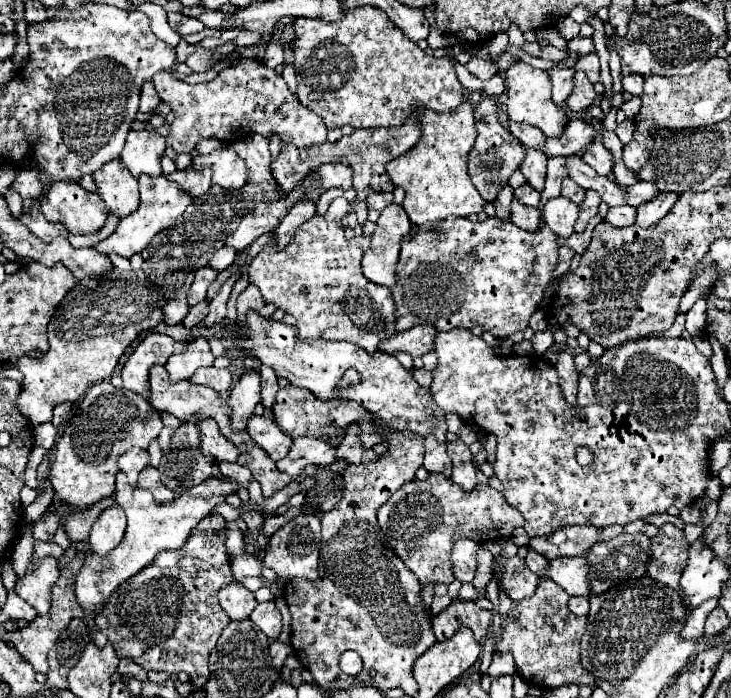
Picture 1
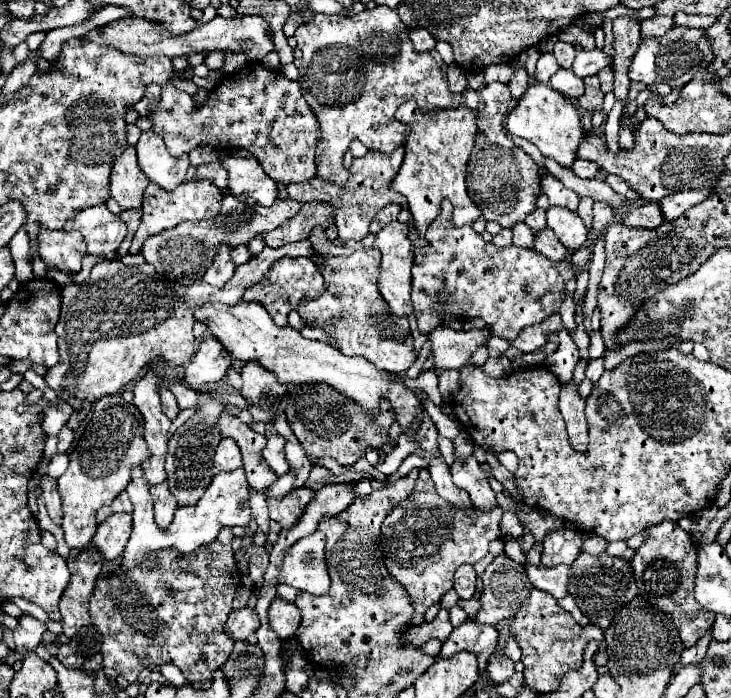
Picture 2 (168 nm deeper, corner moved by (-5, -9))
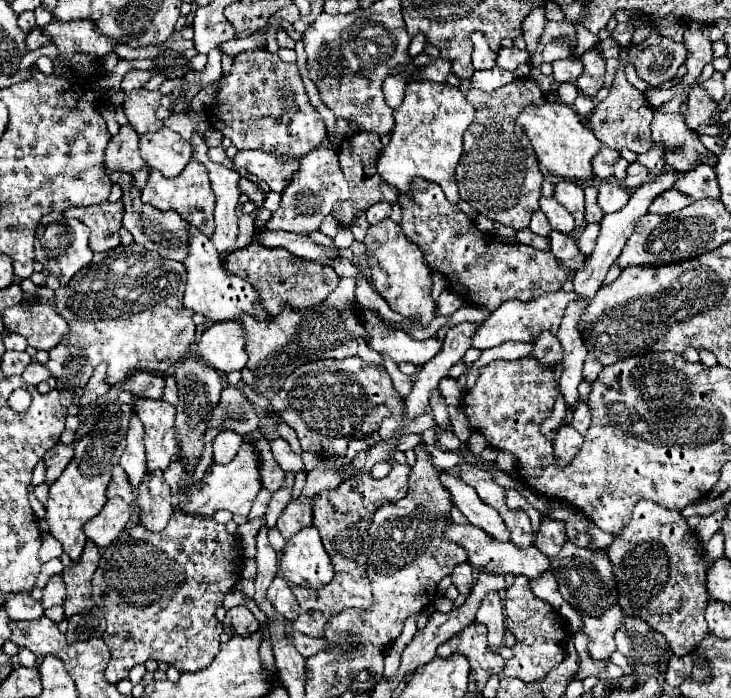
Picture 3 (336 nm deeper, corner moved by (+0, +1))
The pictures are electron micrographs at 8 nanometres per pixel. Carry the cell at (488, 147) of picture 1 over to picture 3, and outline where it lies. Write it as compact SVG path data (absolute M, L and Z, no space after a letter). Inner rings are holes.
M529 77L515 79L511 85L505 85L493 93L485 93L479 89L469 89L467 101L475 107L475 119L465 131L465 143L463 143L463 155L459 159L455 179L459 187L459 197L467 201L477 213L485 215L491 221L499 221L513 229L525 229L531 221L531 213L539 209L541 199L541 187L543 187L543 175L539 171L539 161L535 157L535 151L531 149L531 141L523 129L517 129L515 117L519 117L519 109L523 105L539 105L543 101L543 91L535 81Z

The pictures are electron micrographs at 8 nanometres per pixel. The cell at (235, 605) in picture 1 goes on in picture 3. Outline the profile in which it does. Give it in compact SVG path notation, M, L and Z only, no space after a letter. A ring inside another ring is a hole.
M233 607L227 611L227 617L223 621L223 629L227 635L239 635L239 637L247 637L253 635L255 631L259 631L259 621L255 619L255 615L245 607Z

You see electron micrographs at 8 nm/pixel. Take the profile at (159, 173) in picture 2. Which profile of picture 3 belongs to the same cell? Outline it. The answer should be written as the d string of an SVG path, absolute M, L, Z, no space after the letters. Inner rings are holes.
M167 127L141 135L141 157L151 169L159 169L167 179L179 175L191 161L191 155L191 143Z

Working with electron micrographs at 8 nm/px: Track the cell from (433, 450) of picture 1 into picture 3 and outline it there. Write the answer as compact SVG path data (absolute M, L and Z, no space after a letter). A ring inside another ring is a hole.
M441 473L439 479L451 491L453 505L467 517L467 521L471 525L481 527L487 535L491 535L497 541L510 541L511 533L509 533L507 525L503 523L501 515L493 507L483 505L483 501L477 497L473 487L465 485L461 479L457 479L449 473Z

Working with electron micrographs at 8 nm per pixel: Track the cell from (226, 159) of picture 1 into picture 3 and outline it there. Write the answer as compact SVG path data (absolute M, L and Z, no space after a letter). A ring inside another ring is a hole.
M239 151L233 159L233 167L245 167L251 175L255 175L259 181L265 181L269 185L271 191L281 193L293 173L299 171L301 163L299 159L293 157L283 157L279 153L271 153L271 151Z

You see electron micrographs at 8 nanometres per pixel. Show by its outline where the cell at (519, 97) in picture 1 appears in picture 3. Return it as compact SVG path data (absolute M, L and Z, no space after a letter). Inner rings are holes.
M557 101L557 103L545 103L541 107L525 107L521 111L521 115L517 117L517 125L525 129L539 163L555 177L565 179L565 181L573 181L573 183L581 183L581 181L589 181L595 179L595 173L591 169L591 161L595 157L595 153L599 153L599 149L603 147L599 139L595 139L595 135L581 123L579 115L565 103Z

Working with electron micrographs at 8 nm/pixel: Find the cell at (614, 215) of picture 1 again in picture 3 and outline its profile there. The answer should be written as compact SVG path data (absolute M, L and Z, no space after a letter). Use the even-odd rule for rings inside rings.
M669 189L665 193L661 193L649 207L649 213L657 213L657 215L669 215L675 211L681 211L683 207L691 205L695 199L687 197L685 193L679 193L677 189Z

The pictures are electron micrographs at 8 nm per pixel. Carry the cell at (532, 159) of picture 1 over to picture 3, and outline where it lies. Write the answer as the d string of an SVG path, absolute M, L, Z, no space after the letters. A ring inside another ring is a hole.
M559 181L555 185L555 199L575 217L577 227L585 225L585 197L583 189L571 181Z

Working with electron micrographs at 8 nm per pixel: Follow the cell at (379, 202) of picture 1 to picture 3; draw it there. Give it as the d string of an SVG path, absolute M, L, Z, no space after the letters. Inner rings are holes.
M377 203L377 205L373 205L373 207L367 209L367 221L371 225L387 219L389 215L391 215L391 205L389 203Z

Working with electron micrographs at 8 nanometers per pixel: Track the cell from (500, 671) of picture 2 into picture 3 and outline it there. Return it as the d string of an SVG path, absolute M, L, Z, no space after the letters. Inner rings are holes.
M487 593L487 597L483 599L483 605L477 611L475 621L487 625L487 629L489 629L489 649L493 653L499 653L499 649L503 645L503 633L505 633L503 605L501 605L499 593Z

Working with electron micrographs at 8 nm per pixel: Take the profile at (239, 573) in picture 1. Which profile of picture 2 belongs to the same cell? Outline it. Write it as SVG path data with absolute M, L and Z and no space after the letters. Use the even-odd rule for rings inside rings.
M322 531L298 539L292 545L292 551L284 557L278 583L312 595L326 595L330 589L330 577L324 563L324 545L326 537Z

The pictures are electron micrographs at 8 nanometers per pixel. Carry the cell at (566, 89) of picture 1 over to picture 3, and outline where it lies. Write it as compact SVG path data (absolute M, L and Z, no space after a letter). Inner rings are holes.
M559 37L557 43L563 43L569 49L569 57L561 61L553 61L553 79L559 83L575 83L577 77L583 73L583 65L577 59L577 41L567 37Z

